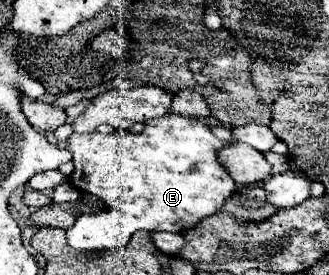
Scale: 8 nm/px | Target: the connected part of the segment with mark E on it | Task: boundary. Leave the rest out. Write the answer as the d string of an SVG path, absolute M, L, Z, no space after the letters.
M174 113L156 117L146 121L142 133L110 133L102 135L98 131L80 135L72 133L68 137L68 149L72 151L74 171L70 175L70 183L78 191L92 193L106 203L106 211L102 214L81 215L75 224L66 230L68 244L80 251L98 251L125 247L138 229L144 231L186 231L196 227L200 219L218 213L224 201L236 191L236 183L228 175L226 167L222 167L218 159L218 151L226 147L226 141L216 139L208 129L208 119L188 119L178 117Z

